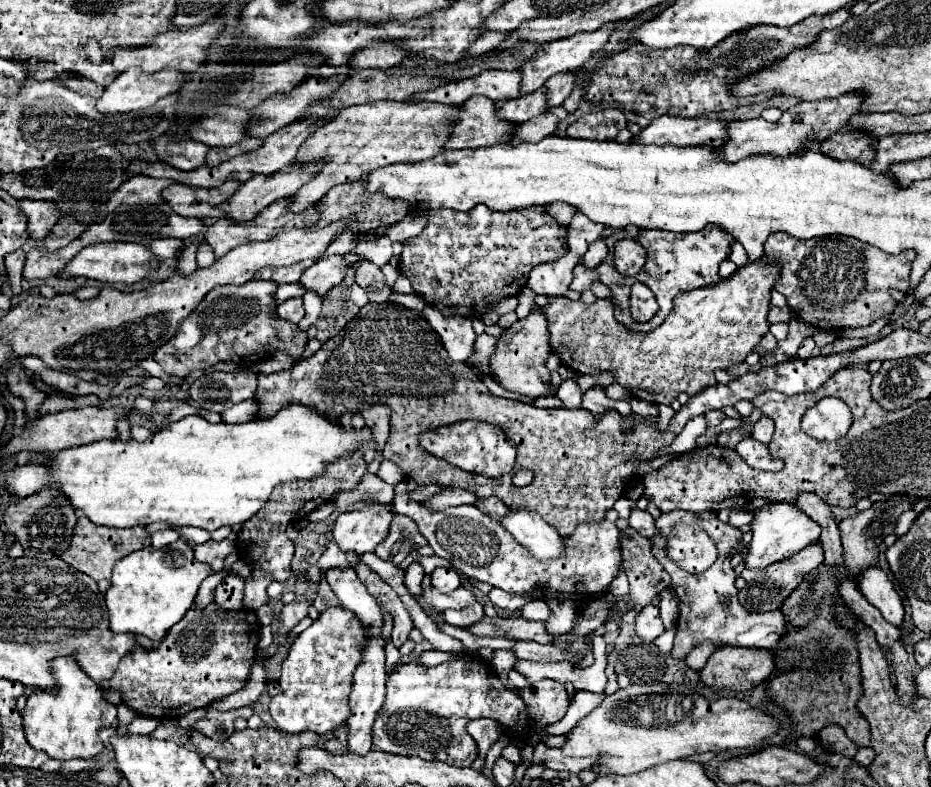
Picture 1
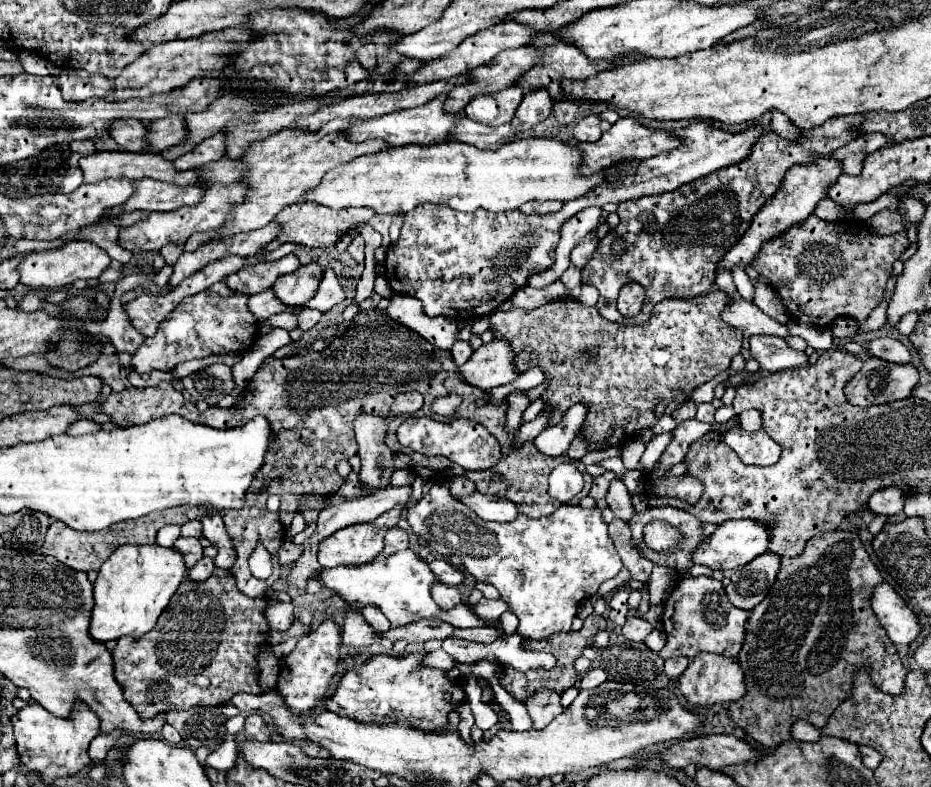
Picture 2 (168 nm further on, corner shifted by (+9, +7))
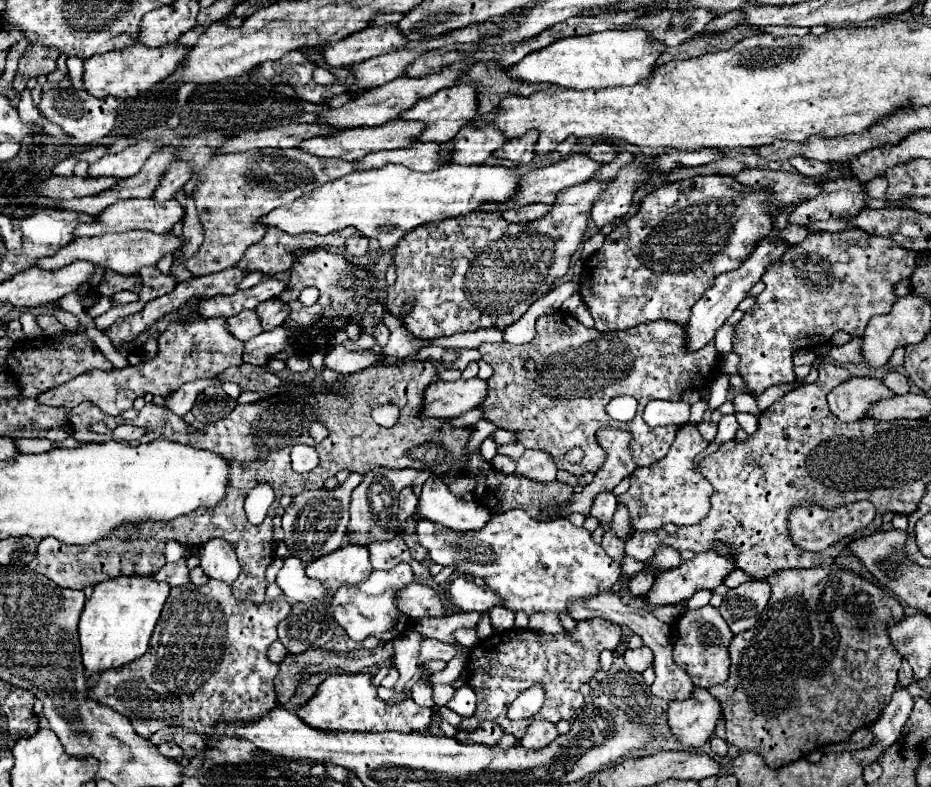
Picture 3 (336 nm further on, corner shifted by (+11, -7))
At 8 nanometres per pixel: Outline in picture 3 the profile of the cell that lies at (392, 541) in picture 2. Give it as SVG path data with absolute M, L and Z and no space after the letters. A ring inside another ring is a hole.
M396 535L390 541L370 543L368 551L370 551L370 561L372 561L374 569L392 569L398 563L408 563L408 565L412 565L412 569L418 577L428 577L428 569L410 555L410 549L406 547L406 543L400 535Z

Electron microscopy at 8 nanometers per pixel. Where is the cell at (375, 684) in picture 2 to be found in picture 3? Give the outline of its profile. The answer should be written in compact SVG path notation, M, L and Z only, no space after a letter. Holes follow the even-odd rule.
M336 673L326 677L316 695L298 711L310 727L326 731L428 731L434 719L432 707L420 707L412 699L398 705L388 705L378 697L378 687L372 683L370 673Z

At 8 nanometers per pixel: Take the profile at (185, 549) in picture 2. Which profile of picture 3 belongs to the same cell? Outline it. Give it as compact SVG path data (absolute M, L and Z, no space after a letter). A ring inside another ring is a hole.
M182 557L178 563L166 563L154 577L158 581L166 581L170 587L178 587L190 581L190 569L186 565L186 559Z

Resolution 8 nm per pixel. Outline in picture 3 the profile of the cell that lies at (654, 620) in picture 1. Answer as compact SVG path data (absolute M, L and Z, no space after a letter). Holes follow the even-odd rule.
M642 645L642 647L638 647L638 649L626 649L626 651L624 651L624 661L626 661L626 665L628 665L632 671L636 671L636 673L642 673L648 665L652 665L652 659L654 659L654 655L652 655L652 651L650 651L646 645Z

